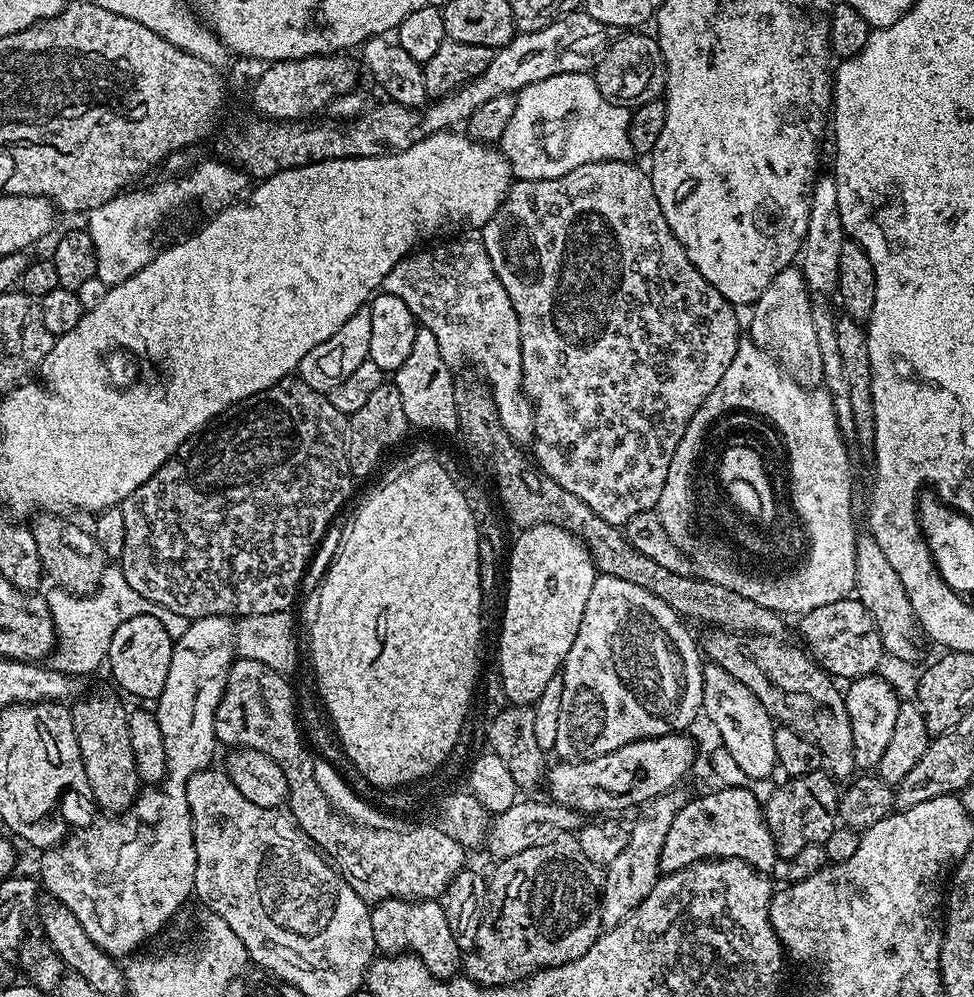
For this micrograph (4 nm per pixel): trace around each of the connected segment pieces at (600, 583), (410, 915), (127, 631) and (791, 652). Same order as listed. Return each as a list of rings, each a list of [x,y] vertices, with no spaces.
[[[597,575],[582,614],[582,626],[578,626],[574,646],[570,646],[560,673],[562,704],[554,752],[560,755],[557,757],[561,761],[593,760],[635,740],[688,730],[704,706],[704,664],[698,640],[688,633],[687,627],[682,617],[666,606],[662,598],[650,594],[650,590],[642,590],[642,586],[634,586],[634,582],[622,582],[622,578]]]
[[[382,900],[371,909],[370,926],[374,930],[374,942],[377,949],[384,954],[411,954],[427,966],[430,974],[439,980],[447,980],[457,975],[462,964],[462,950],[458,942],[454,942],[454,934],[450,934],[450,926],[446,922],[444,905],[435,900]]]
[[[151,615],[130,618],[114,632],[110,641],[106,668],[112,671],[112,676],[122,691],[129,692],[140,700],[155,702],[159,700],[166,686],[166,674],[170,674],[173,643],[170,634],[166,634],[158,618]]]
[[[712,630],[709,633],[702,640],[707,659],[722,666],[726,674],[734,674],[734,678],[738,678],[738,682],[742,682],[742,686],[752,691],[758,702],[766,706],[773,721],[816,741],[833,777],[851,777],[854,772],[852,731],[841,685],[803,647],[791,648],[783,644],[783,639],[723,630]]]

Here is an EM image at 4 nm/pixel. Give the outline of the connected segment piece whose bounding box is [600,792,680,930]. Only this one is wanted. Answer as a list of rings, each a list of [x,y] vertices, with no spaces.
[[[677,793],[665,794],[649,801],[643,809],[644,814],[629,831],[626,850],[614,858],[614,862],[606,865],[604,873],[604,891],[600,898],[600,927],[607,930],[618,926],[618,922],[625,920],[636,907],[654,890],[657,880],[662,873],[660,870],[660,858],[662,845],[666,840],[666,833],[670,828],[670,822],[676,816],[680,805]]]

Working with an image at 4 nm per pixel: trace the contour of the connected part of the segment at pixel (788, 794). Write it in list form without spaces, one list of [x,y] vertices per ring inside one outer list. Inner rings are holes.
[[[827,771],[793,776],[777,783],[769,801],[762,804],[770,834],[776,843],[776,855],[787,858],[798,854],[804,846],[823,844],[838,826],[840,798],[837,781]]]

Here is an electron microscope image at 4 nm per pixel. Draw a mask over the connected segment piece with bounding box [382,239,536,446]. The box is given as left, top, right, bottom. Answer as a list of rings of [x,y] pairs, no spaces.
[[[479,239],[452,240],[420,251],[413,251],[396,263],[394,270],[386,274],[383,291],[402,298],[417,325],[434,334],[440,356],[449,369],[471,366],[479,373],[492,392],[502,430],[517,445],[531,445],[536,427],[532,401],[523,391],[518,314],[514,314],[502,282],[494,274],[483,243]]]

